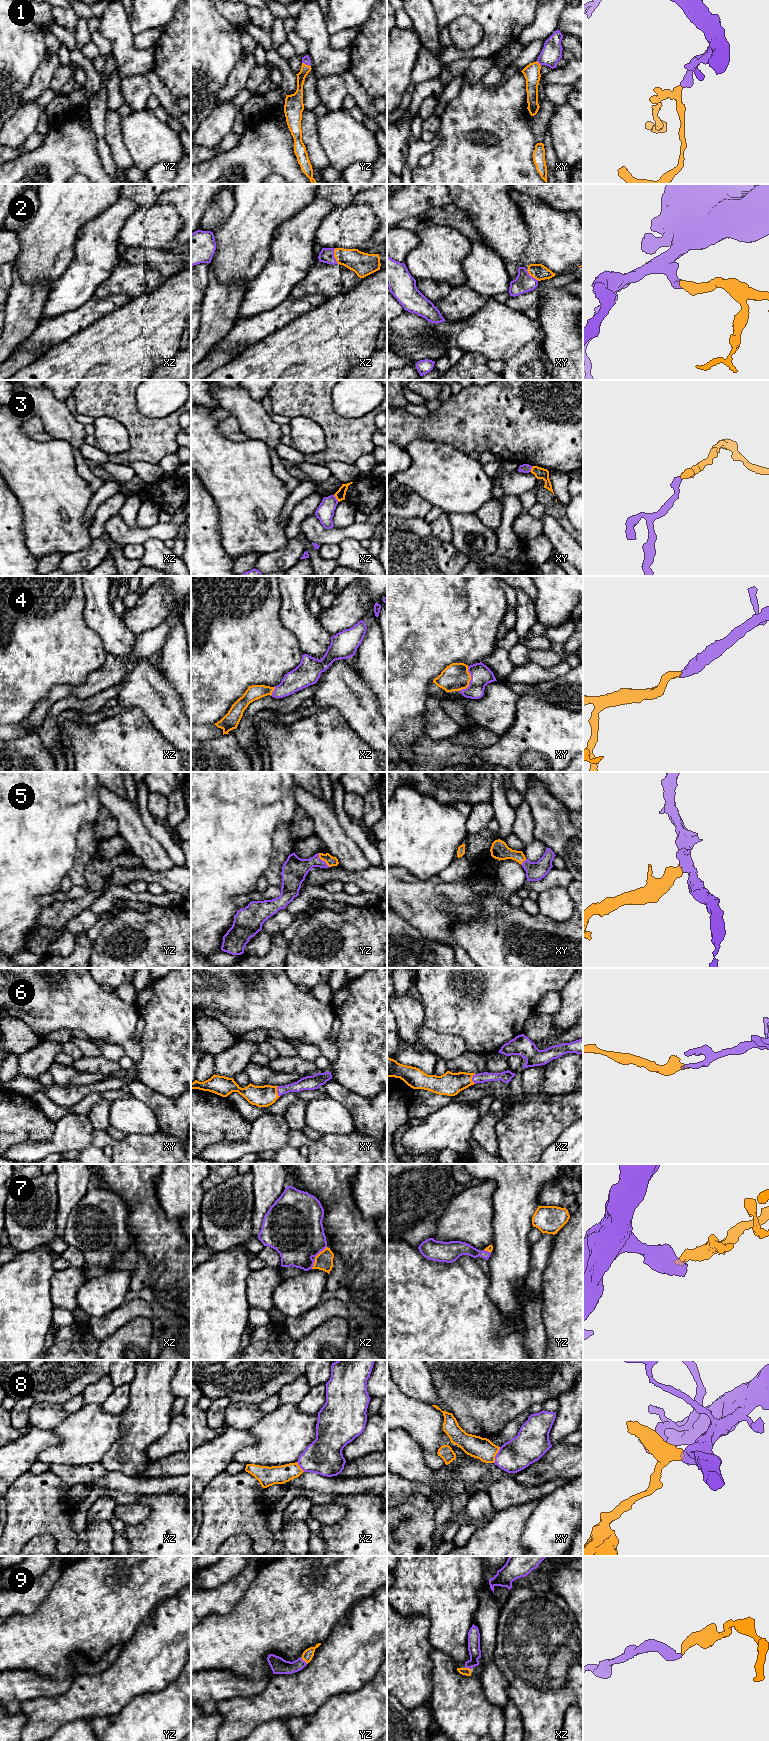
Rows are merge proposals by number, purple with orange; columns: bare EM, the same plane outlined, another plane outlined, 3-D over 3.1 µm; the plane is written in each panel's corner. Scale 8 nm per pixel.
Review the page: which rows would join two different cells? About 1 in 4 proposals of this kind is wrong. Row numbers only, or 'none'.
3, 8

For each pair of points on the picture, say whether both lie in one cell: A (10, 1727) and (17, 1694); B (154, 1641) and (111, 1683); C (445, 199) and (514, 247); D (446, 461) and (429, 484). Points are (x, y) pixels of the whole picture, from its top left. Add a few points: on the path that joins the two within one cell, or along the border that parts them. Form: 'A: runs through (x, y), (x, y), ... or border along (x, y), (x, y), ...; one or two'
A: border along (10, 1714), (21, 1712), (26, 1717), (22, 1730); two
B: runs through (143, 1652), (122, 1673); one
C: border along (449, 194), (452, 202); two
D: runs through (440, 467), (435, 478); one

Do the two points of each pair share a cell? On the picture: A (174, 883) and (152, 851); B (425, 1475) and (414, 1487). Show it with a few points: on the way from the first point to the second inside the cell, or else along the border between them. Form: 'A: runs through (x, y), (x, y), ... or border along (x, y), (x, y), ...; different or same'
A: border along (143, 865), (153, 871), (167, 871), (175, 867); different
B: border along (397, 1475), (410, 1480), (424, 1482), (433, 1490); different

